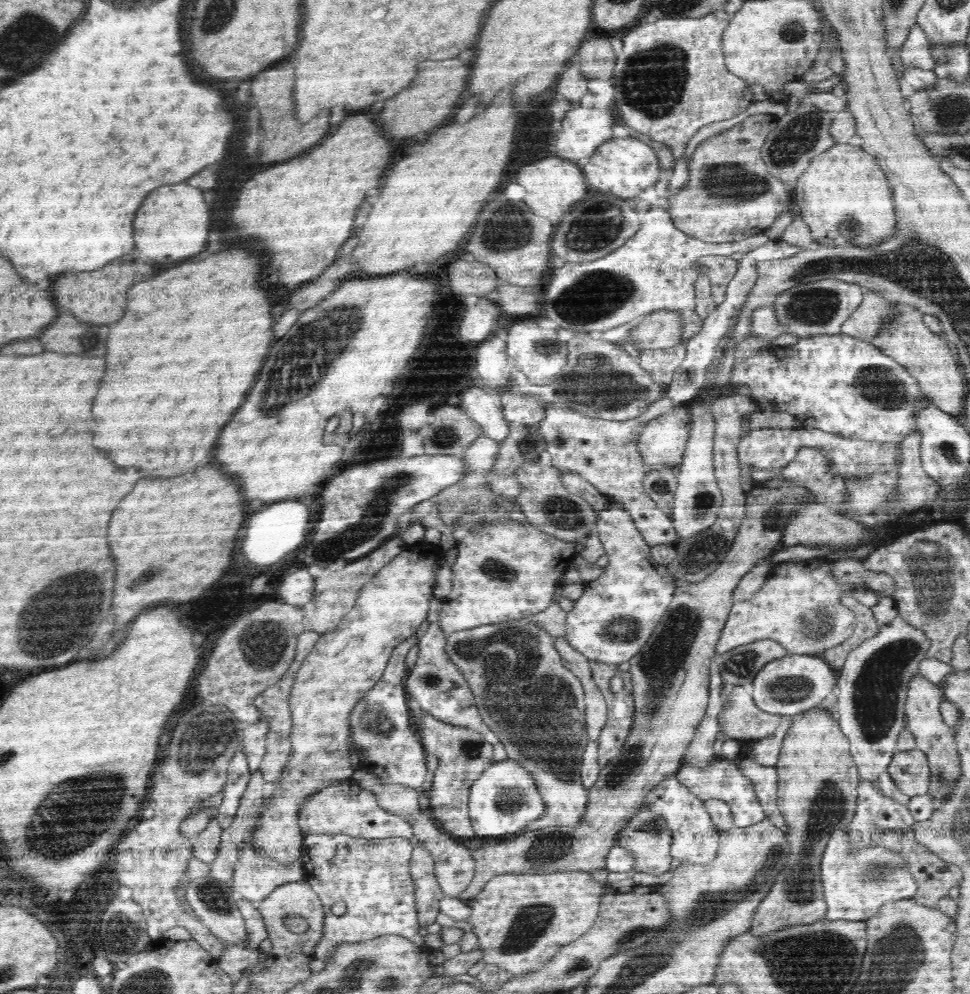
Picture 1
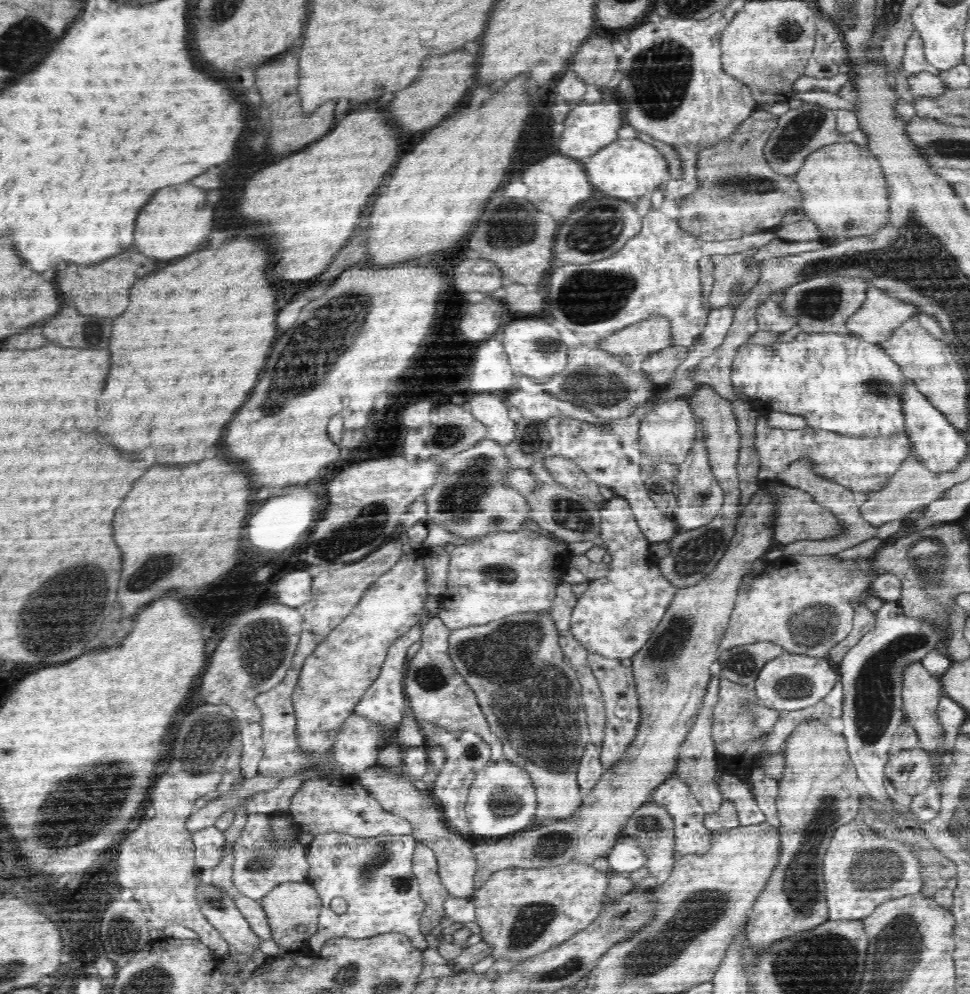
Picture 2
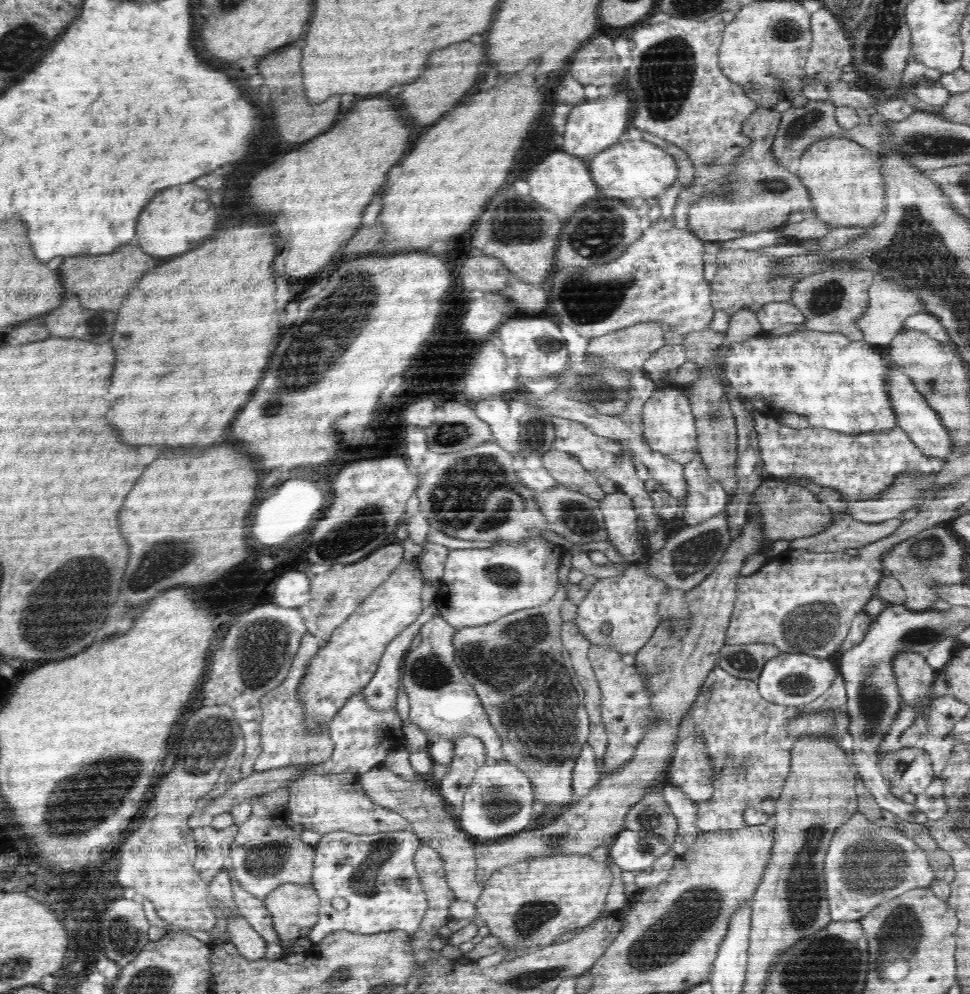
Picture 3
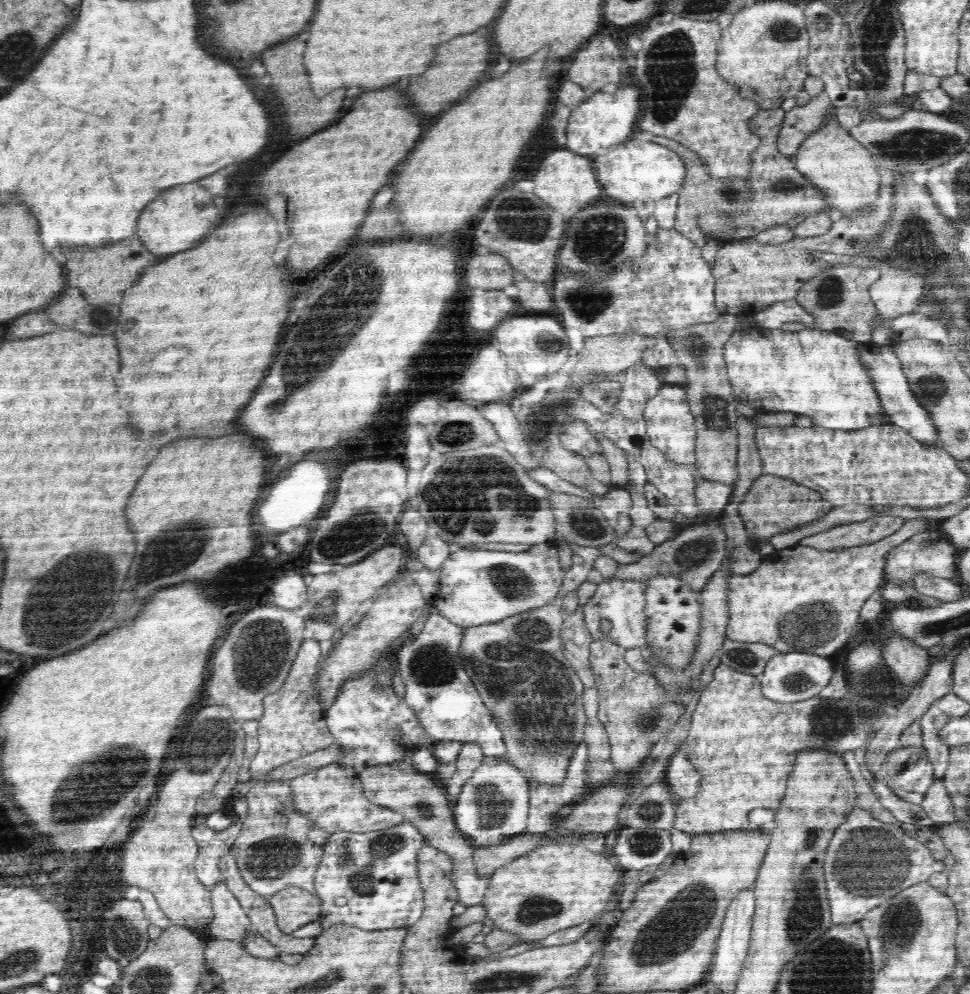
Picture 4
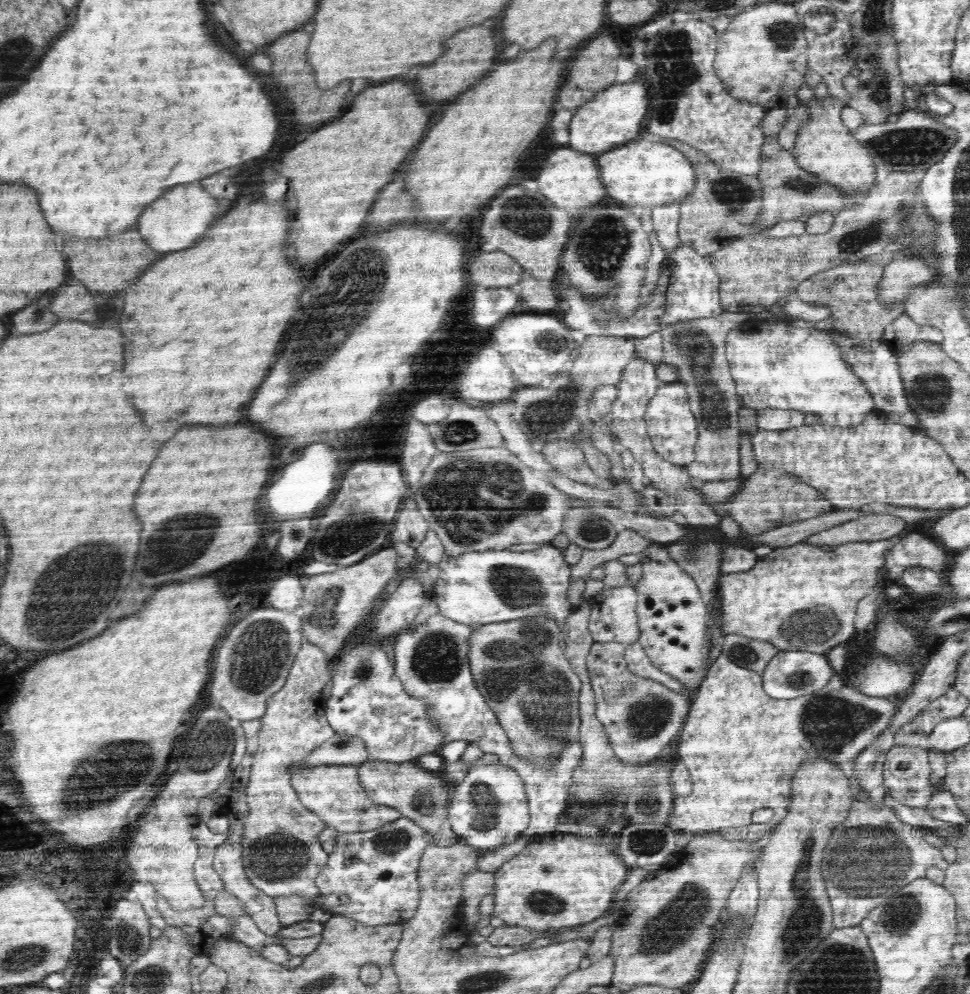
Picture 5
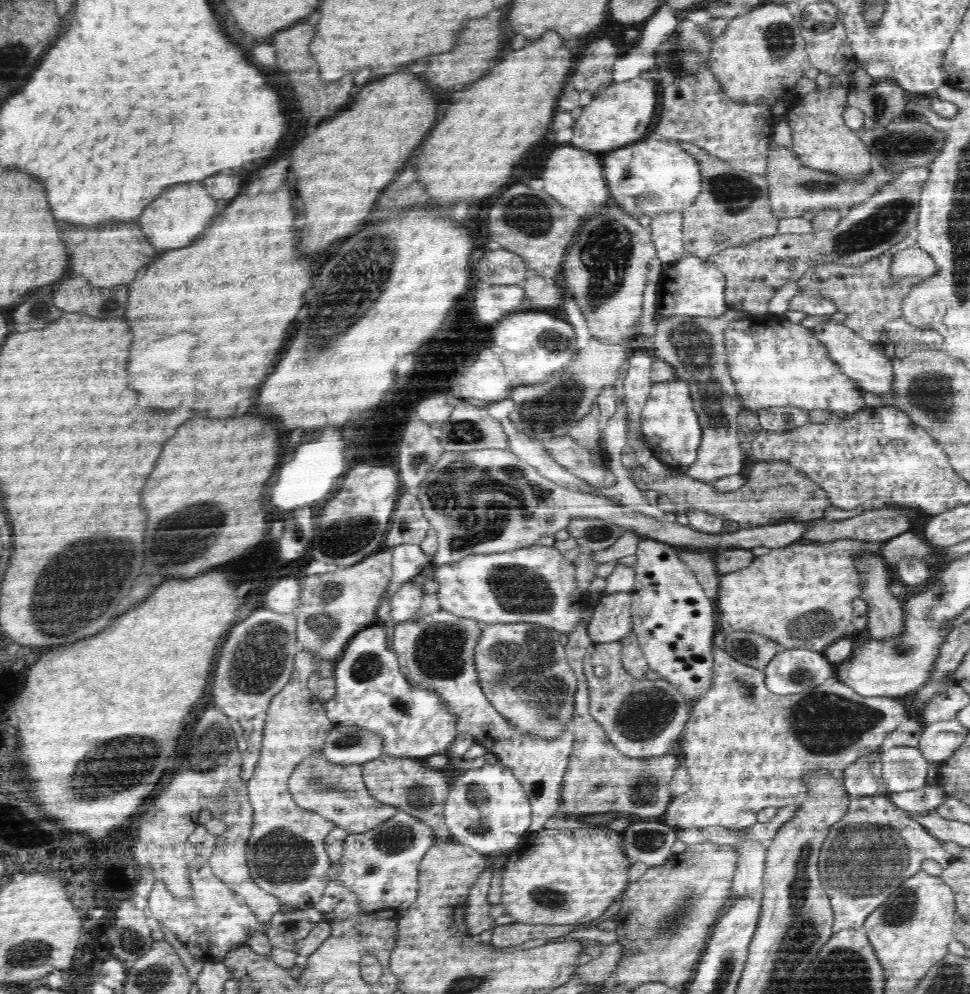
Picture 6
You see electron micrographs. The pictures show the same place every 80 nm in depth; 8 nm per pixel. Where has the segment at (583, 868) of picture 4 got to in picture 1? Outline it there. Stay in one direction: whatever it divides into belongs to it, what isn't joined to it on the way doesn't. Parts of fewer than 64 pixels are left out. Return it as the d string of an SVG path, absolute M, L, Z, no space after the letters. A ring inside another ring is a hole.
M562 872L544 875L530 875L530 874L502 874L501 876L492 878L488 881L486 886L475 896L475 898L470 903L471 913L468 919L465 921L472 926L472 932L478 937L478 943L476 948L482 951L482 960L486 964L493 964L506 970L511 978L518 978L518 976L523 977L524 975L529 975L530 973L536 972L540 966L548 964L558 951L560 951L564 946L571 944L578 938L581 938L592 926L594 926L596 917L599 913L599 902L600 897L603 892L606 891L607 885L600 884L593 880L592 873L572 873L572 872Z

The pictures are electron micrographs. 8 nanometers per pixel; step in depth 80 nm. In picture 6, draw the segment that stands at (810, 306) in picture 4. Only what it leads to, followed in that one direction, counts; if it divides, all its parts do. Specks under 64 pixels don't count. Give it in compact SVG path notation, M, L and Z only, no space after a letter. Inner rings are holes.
M884 252L861 265L818 264L807 270L797 282L799 292L808 296L821 294L829 298L836 305L838 312L846 314L846 320L842 322L844 326L877 348L881 348L880 340L885 324L903 317L904 296L910 294L912 286L923 281L919 276L900 278L900 280L891 278L892 261L893 255Z

